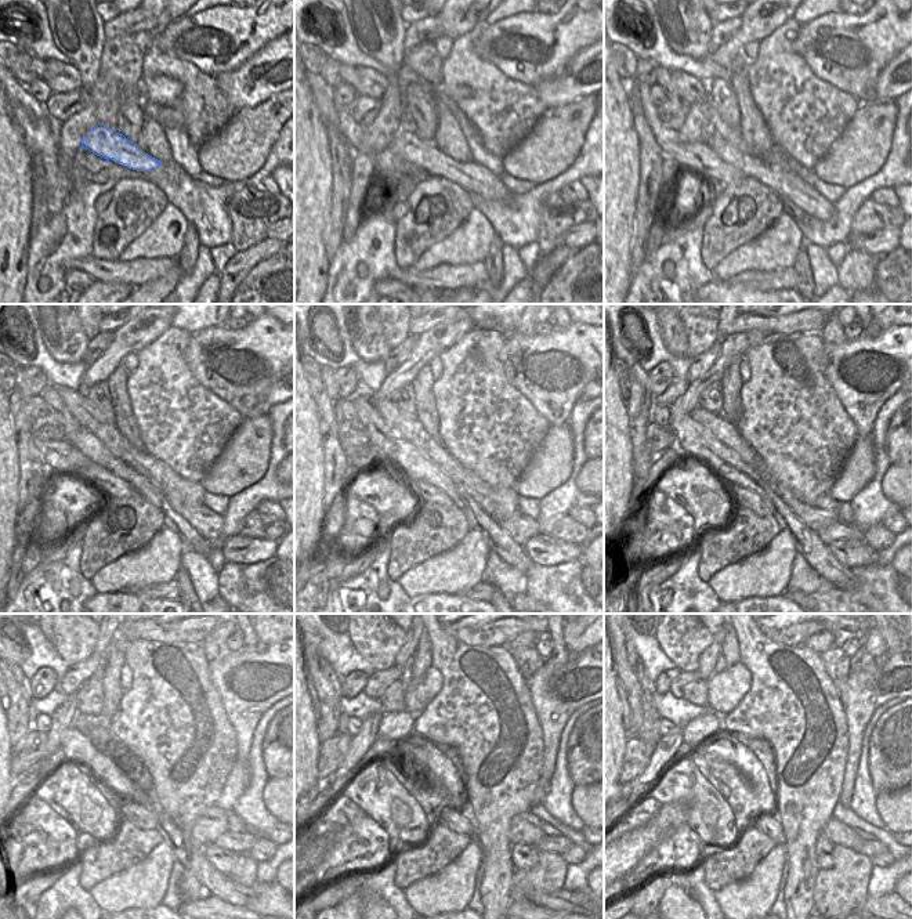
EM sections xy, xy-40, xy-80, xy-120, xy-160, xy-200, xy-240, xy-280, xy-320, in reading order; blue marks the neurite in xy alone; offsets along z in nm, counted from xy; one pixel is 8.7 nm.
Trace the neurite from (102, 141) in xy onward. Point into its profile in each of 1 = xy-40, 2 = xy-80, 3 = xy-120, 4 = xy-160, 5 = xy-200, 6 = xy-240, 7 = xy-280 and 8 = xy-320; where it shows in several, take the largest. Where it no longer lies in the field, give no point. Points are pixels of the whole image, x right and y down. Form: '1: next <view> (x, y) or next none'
1: next xy-40 (405, 144)
2: next xy-80 (807, 196)
3: next xy-120 (209, 524)
4: next xy-160 (521, 527)
5: next xy-200 (839, 529)
6: next xy-240 (235, 842)
7: next xy-280 (558, 845)
8: next xy-320 (869, 847)

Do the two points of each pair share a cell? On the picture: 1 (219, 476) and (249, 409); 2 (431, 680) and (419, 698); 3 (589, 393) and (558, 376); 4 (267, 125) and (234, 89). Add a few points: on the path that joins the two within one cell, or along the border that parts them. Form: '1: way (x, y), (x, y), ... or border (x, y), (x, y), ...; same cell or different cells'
1: border (264, 412), (242, 419); different cells
2: way (430, 684), (420, 694); same cell
3: border (589, 380), (581, 397); different cells
4: border (279, 91), (254, 105), (245, 105), (235, 111); different cells

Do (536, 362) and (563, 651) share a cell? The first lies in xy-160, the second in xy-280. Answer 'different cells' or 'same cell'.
different cells

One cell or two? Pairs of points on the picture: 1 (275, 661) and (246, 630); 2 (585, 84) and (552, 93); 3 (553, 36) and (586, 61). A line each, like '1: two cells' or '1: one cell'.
1: two cells
2: one cell
3: two cells

